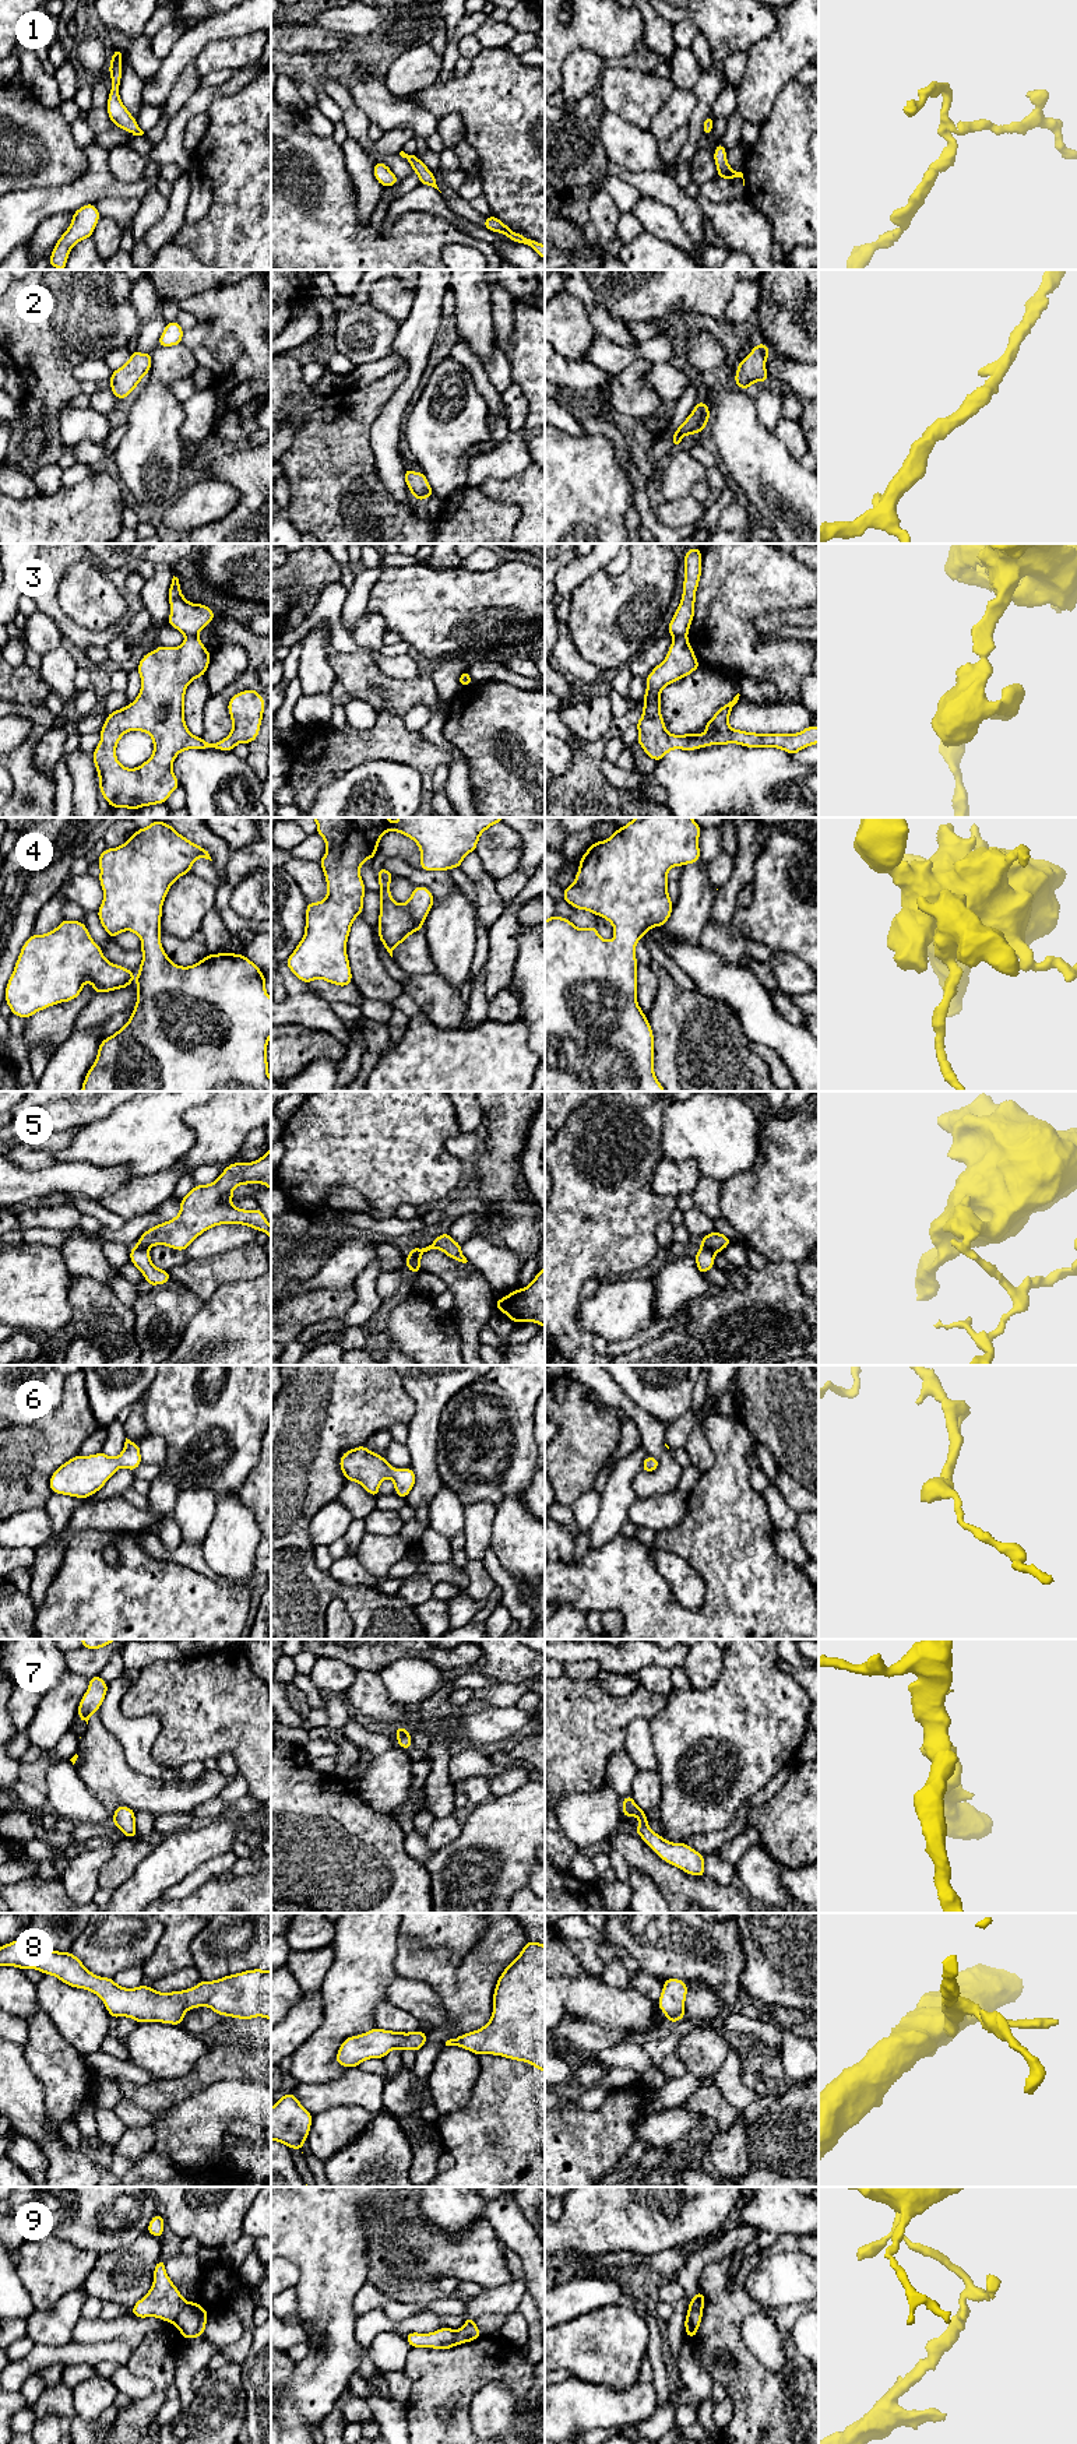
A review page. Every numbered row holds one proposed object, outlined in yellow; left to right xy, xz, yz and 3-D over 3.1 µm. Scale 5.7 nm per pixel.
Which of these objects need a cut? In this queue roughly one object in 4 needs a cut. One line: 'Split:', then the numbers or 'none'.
Split: 3, 5, 9

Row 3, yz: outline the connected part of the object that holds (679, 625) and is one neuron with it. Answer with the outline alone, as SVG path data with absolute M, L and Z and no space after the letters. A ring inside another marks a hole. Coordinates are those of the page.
M690 548L684 553L684 580L680 604L668 626L673 637L687 636L694 618L696 591L701 579L701 548Z

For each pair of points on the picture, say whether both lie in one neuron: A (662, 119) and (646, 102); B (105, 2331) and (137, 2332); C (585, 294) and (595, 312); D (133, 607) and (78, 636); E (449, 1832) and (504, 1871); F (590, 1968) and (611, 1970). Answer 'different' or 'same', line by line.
A: different
B: same
C: same
D: same
E: different
F: different

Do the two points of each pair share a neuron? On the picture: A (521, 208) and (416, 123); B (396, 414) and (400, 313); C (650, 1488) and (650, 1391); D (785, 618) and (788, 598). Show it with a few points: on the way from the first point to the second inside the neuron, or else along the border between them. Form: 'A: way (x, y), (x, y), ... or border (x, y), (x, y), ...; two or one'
A: border (412, 101), (437, 120); two
B: border (415, 292), (412, 309), (400, 323); two
C: border (625, 1393), (665, 1427); two
D: border (803, 607), (764, 611), (755, 618); two

